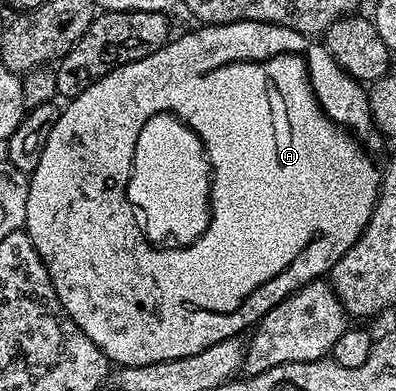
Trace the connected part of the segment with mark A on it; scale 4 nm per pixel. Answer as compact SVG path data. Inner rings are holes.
M250 19L234 23L211 23L198 28L198 31L189 31L178 39L177 36L170 38L165 47L151 53L151 57L143 57L139 61L131 61L115 68L99 81L95 81L95 85L83 89L83 93L68 100L61 107L61 116L59 121L55 121L55 129L51 129L51 137L47 137L47 145L43 149L43 157L39 157L39 165L35 165L29 175L27 217L23 230L31 237L51 277L51 285L71 321L75 321L75 325L79 325L79 329L83 329L83 333L87 333L93 344L108 357L110 364L117 367L151 365L155 361L191 357L195 353L203 353L203 349L211 349L211 345L219 341L240 336L240 331L248 332L287 296L300 291L314 279L328 276L333 266L345 256L347 249L351 249L351 245L355 245L357 238L363 234L373 206L377 203L378 164L365 163L365 159L357 155L357 147L353 147L353 143L349 143L349 139L345 139L341 131L333 131L333 127L329 127L329 123L321 119L321 111L317 111L317 103L341 103L341 115L353 115L353 119L365 119L370 115L366 88L341 69L324 45L290 27ZM166 113L176 115L200 137L211 168L209 224L202 235L186 247L162 247L150 243L139 226L138 212L130 205L127 194L129 174L133 172L135 141L139 141L139 133L147 120ZM321 163L337 163L337 175L341 175L341 215L333 211L333 199L317 195L317 191L325 191L325 187L329 187L329 183L313 183L317 175L329 175L329 167L321 167ZM317 231L325 231L325 259L297 259L301 243L305 243L309 235L317 235Z

